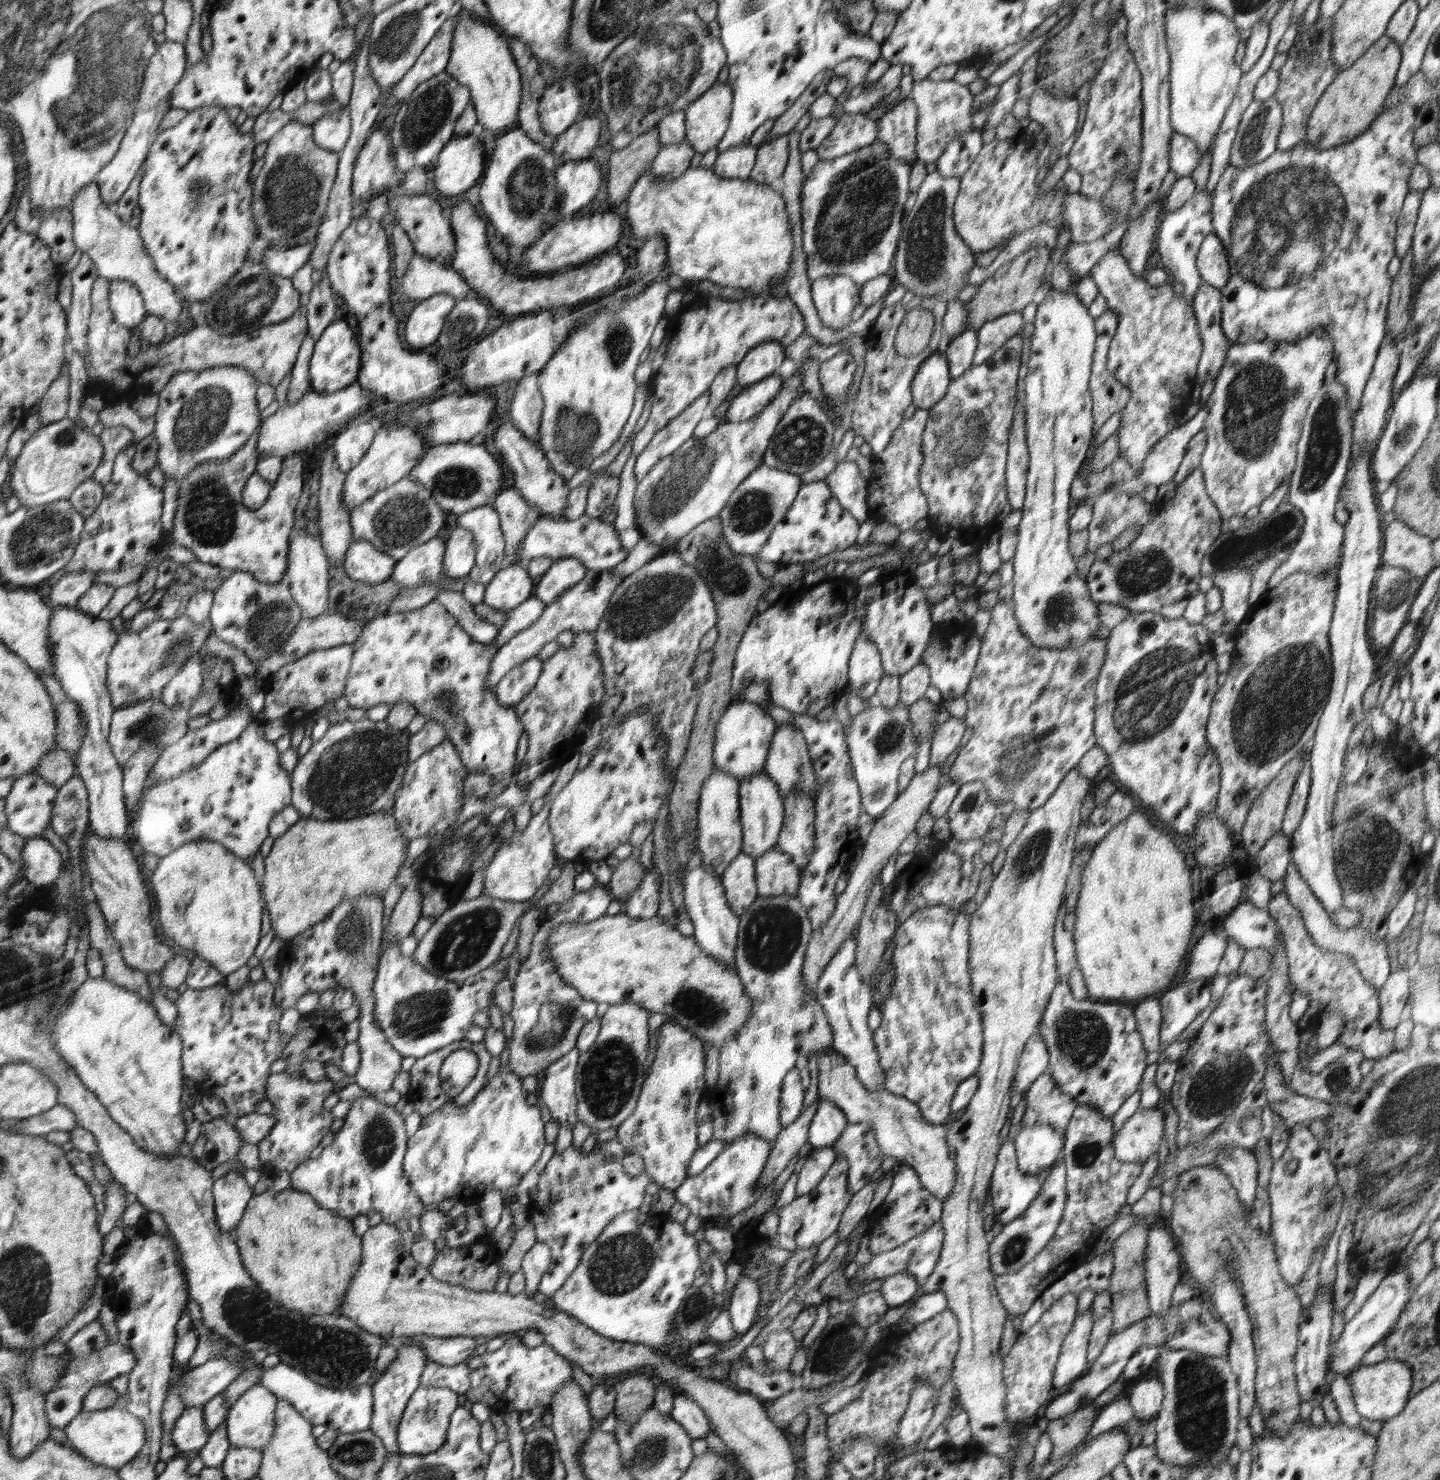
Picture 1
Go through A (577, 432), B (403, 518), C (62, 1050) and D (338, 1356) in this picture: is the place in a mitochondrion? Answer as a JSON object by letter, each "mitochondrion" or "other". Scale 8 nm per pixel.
{"A":"mitochondrion","B":"mitochondrion","C":"other","D":"mitochondrion"}

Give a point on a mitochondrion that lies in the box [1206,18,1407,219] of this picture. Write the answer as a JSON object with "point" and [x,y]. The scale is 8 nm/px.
{"point":[1256,134]}

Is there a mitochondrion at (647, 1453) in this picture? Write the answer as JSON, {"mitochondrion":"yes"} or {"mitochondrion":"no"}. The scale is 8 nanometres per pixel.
{"mitochondrion":"yes"}

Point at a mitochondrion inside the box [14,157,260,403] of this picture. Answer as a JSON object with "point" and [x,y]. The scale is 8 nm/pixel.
{"point":[200,191]}

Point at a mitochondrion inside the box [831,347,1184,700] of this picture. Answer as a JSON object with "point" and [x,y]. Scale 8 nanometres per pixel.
{"point":[960,441]}

